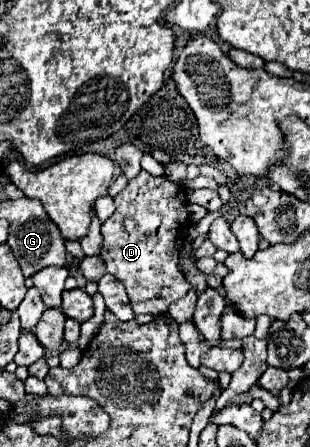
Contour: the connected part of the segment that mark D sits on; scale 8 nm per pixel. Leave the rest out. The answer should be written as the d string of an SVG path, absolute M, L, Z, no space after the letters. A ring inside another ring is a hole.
M144 170L128 180L126 188L114 198L116 210L102 224L104 244L100 256L108 274L126 286L134 314L166 314L168 306L184 298L190 290L178 268L178 256L190 227L187 203L184 186Z

